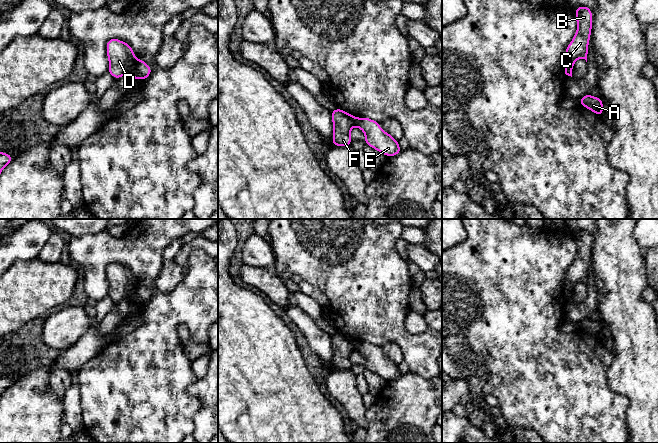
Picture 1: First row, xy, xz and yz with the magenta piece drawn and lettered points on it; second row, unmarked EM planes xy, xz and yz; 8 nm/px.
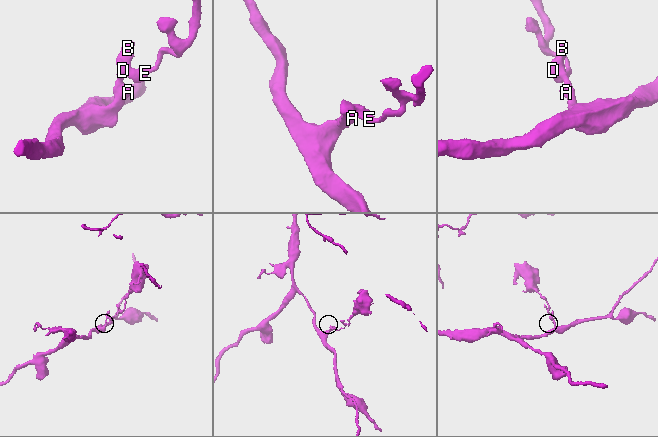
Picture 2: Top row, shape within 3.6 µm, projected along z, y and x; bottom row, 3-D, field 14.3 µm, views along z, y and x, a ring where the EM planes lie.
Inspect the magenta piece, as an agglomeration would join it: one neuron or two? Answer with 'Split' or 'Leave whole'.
Split

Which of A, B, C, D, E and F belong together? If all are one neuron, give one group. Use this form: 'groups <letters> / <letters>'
groups A B C D F / E

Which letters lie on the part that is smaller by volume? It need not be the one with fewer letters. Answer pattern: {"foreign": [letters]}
{"foreign": ["E"]}

